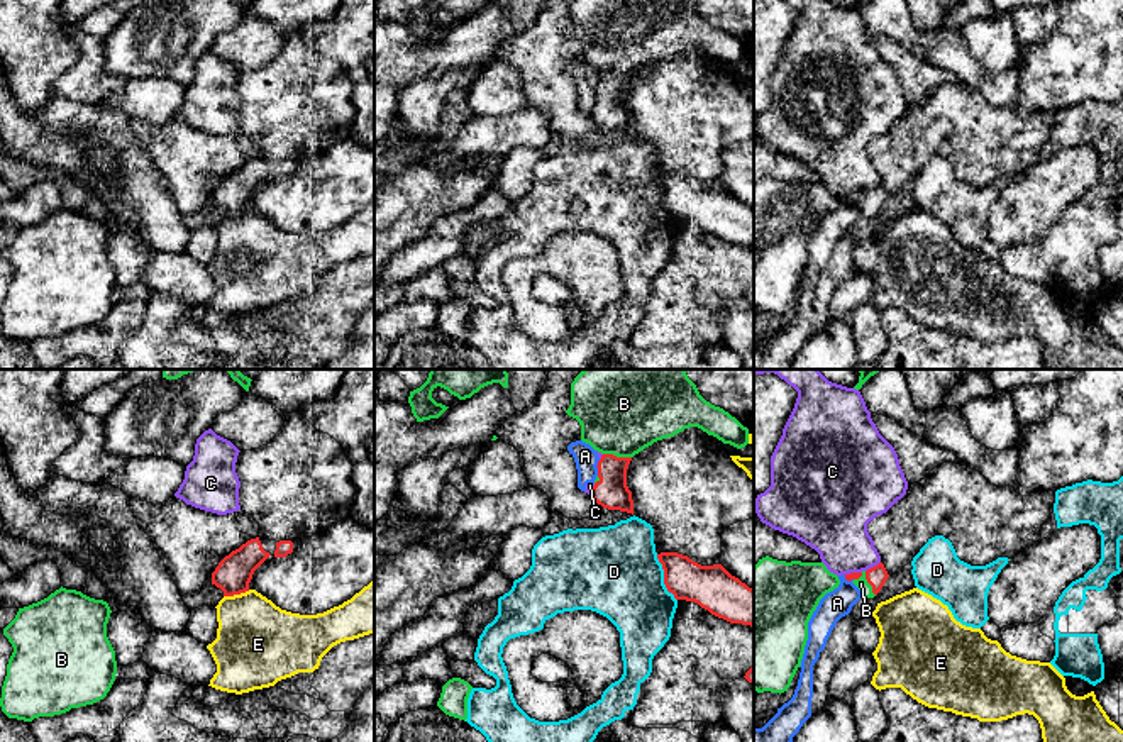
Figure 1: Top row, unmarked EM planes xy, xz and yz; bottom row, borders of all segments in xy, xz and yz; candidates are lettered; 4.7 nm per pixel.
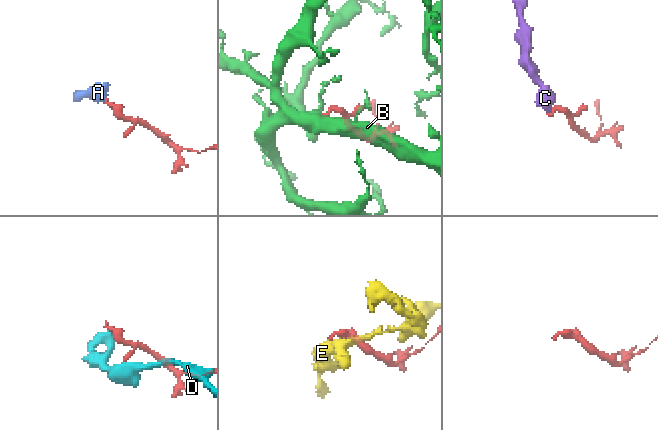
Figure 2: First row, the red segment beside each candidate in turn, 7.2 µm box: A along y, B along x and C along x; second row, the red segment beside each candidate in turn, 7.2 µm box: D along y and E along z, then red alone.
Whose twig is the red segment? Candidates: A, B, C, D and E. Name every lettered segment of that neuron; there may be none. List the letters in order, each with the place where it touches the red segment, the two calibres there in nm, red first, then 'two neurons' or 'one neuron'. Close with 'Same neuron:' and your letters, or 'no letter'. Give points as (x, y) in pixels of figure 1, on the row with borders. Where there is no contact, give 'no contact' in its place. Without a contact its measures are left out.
A: xz (597, 466) | 160/110 nm | two neurons
B: yz (868, 581) | 100/60 nm | one neuron
C: yz (874, 566) | 100/280 nm | two neurons
D: xz (664, 578) | 220/420 nm | two neurons
E: xy (236, 593) | 170/380 nm | two neurons
Same neuron: B

